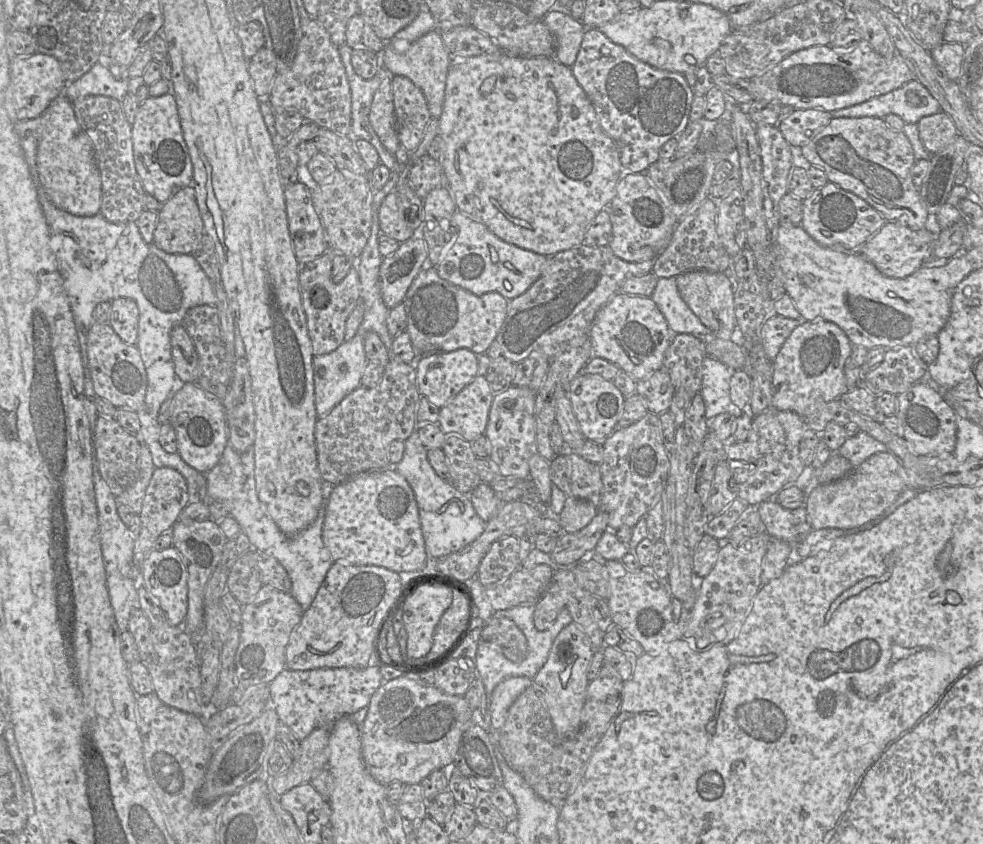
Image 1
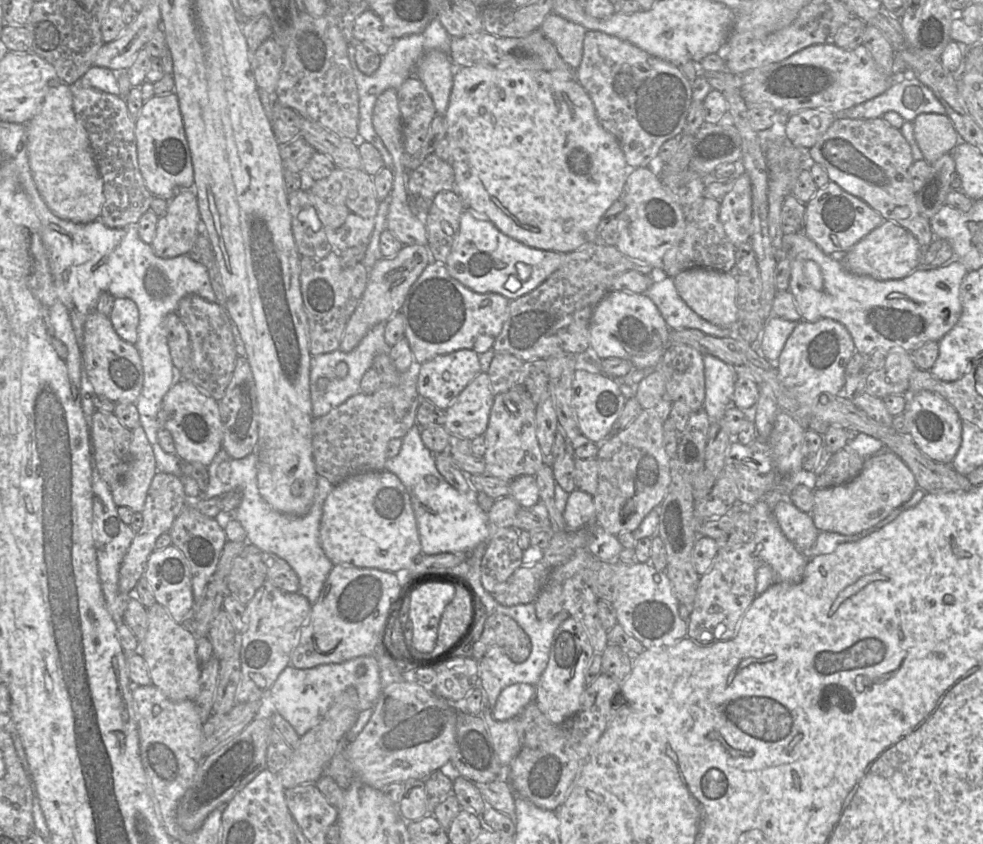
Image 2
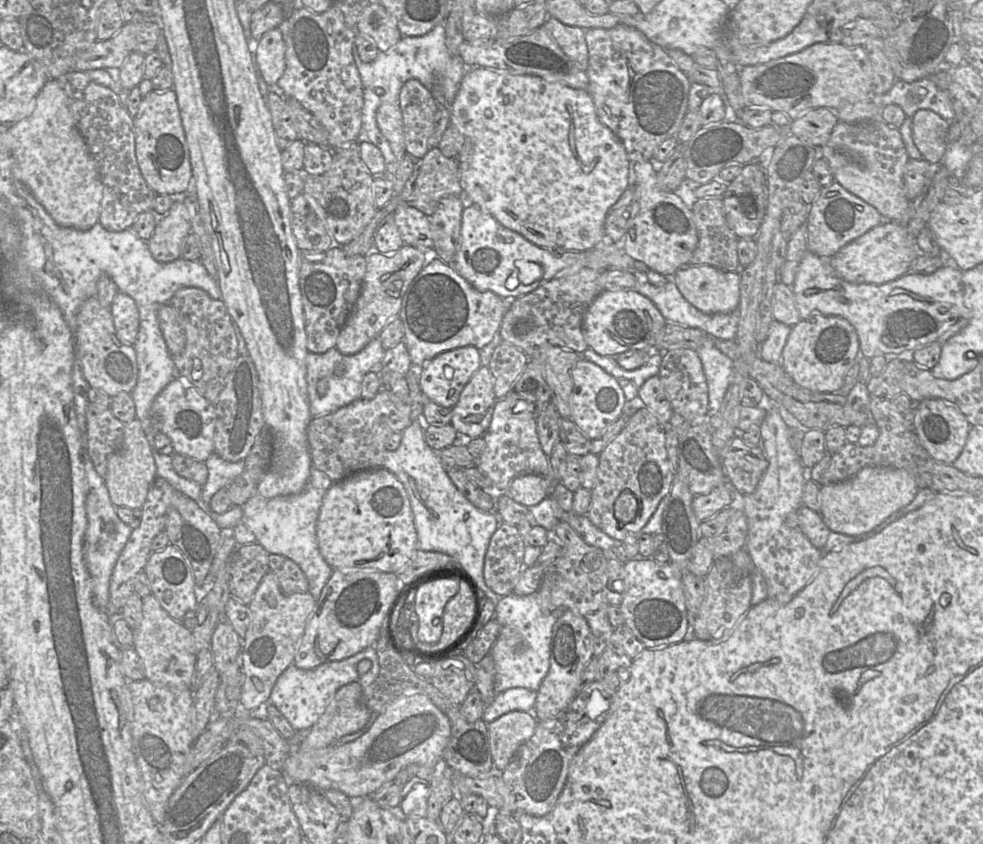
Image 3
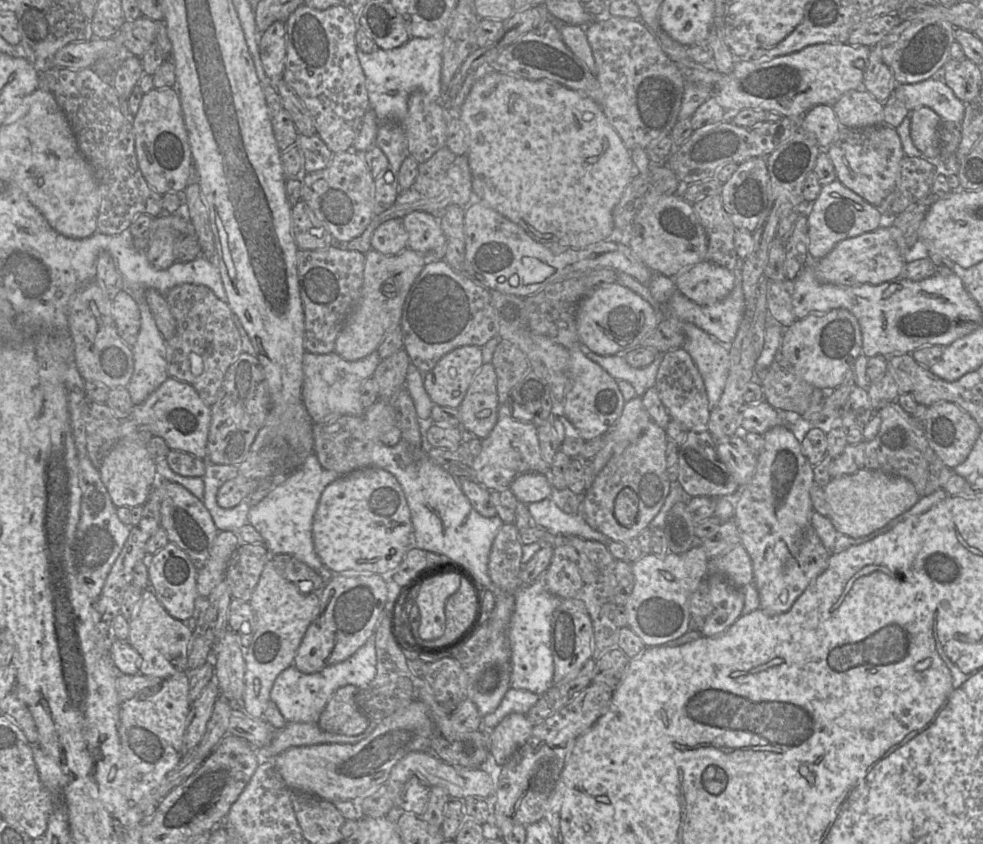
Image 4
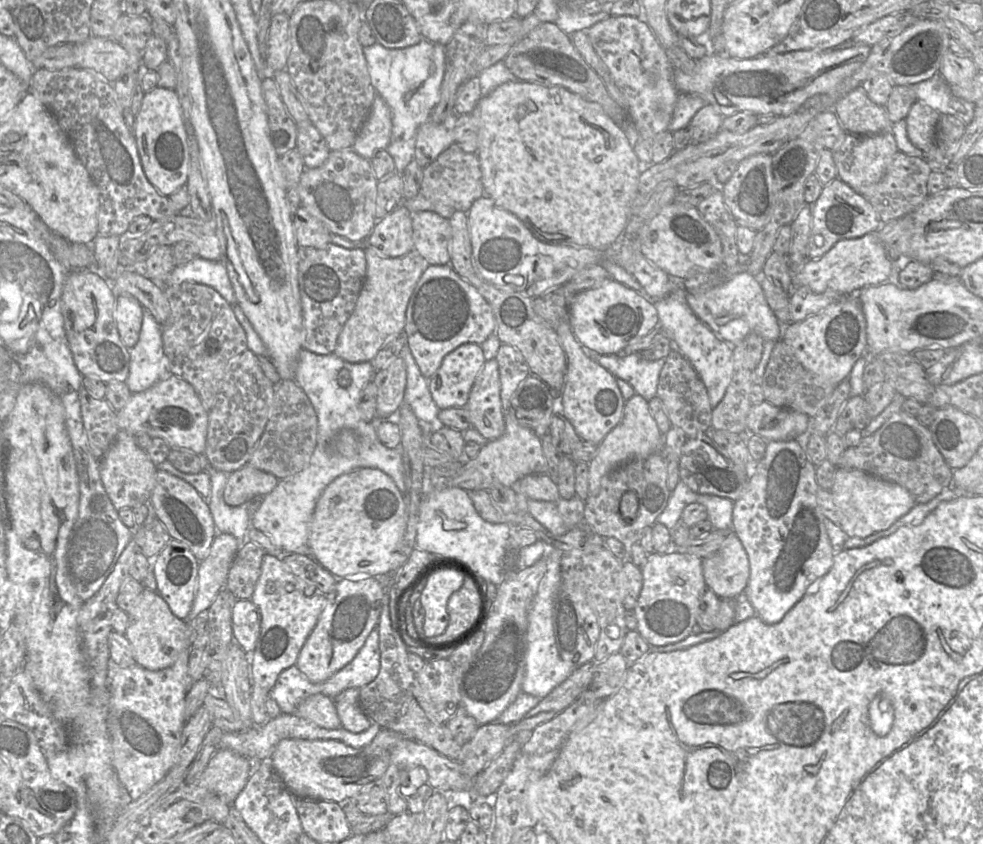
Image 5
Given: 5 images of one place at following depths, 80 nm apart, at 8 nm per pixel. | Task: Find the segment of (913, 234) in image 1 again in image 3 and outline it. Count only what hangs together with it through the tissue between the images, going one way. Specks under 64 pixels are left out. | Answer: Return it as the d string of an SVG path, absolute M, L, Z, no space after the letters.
M883 218L883 223L844 246L828 262L834 274L846 282L881 285L908 273L919 252L916 238L899 223Z

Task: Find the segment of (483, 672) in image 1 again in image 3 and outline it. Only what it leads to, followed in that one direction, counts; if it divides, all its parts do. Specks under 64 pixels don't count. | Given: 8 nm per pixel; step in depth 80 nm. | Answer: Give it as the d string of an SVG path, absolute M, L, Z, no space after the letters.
M537 591L524 596L511 593L499 598L496 602L495 618L500 625L500 634L495 636L496 642L490 651L494 661L496 694L513 687L538 690L550 666L553 626L566 609L558 607L551 613L544 614L539 605Z

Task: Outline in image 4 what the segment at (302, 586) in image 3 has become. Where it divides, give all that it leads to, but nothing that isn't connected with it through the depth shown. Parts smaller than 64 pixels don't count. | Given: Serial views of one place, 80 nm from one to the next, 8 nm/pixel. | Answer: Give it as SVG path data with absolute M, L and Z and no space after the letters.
M290 554L270 555L276 571L287 581L299 586L301 581L310 581L312 593L321 591L325 580L311 567Z

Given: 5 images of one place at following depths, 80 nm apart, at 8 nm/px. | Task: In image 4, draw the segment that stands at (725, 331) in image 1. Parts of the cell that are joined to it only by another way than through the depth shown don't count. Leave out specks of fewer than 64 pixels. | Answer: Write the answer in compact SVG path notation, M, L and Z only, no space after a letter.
M712 262L694 264L674 277L676 289L698 305L712 305L724 299L735 285L733 271Z

